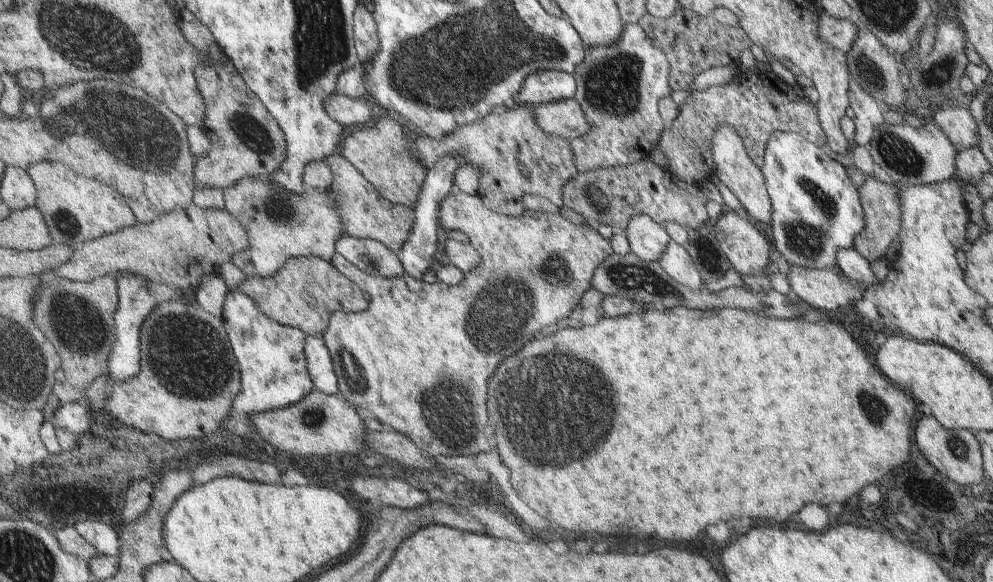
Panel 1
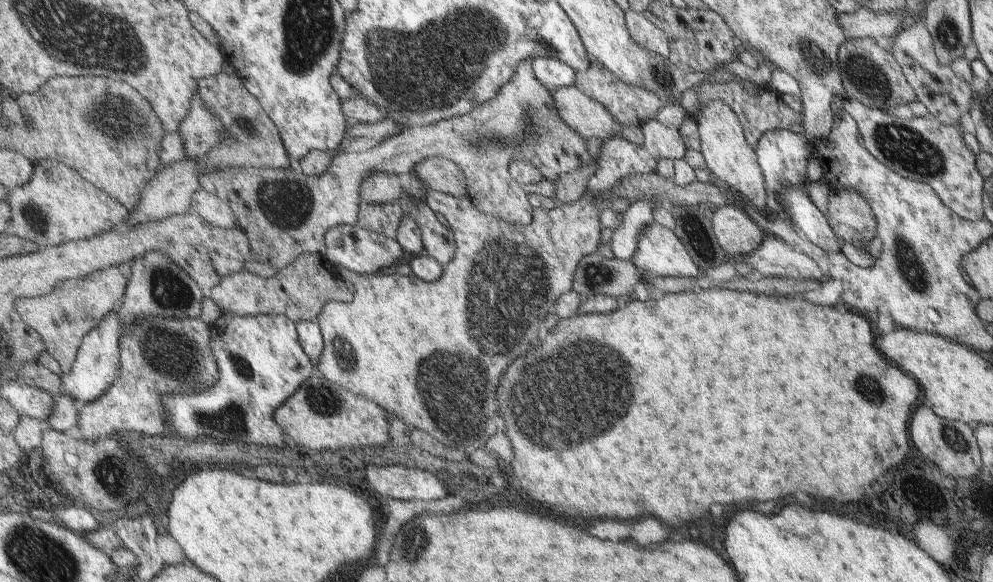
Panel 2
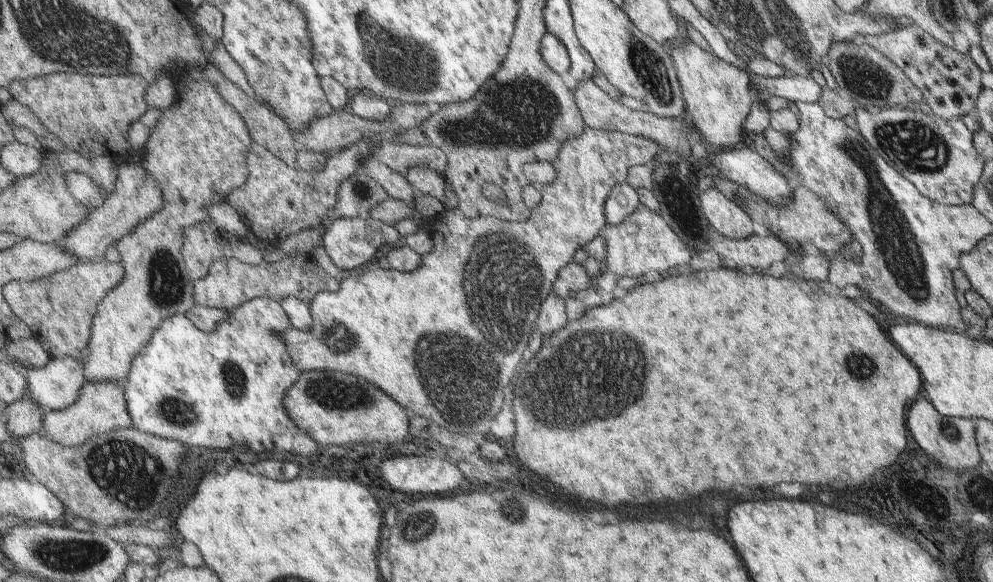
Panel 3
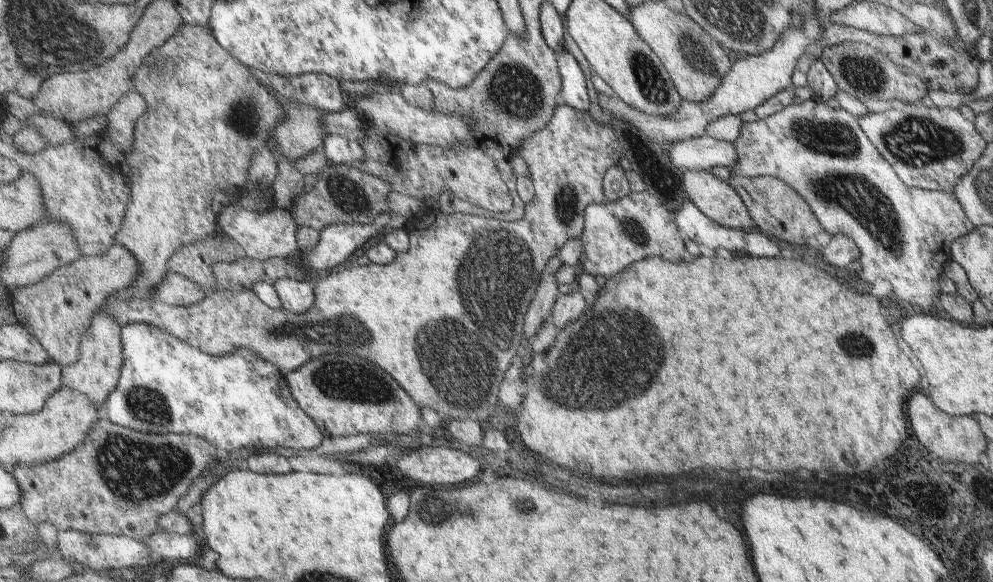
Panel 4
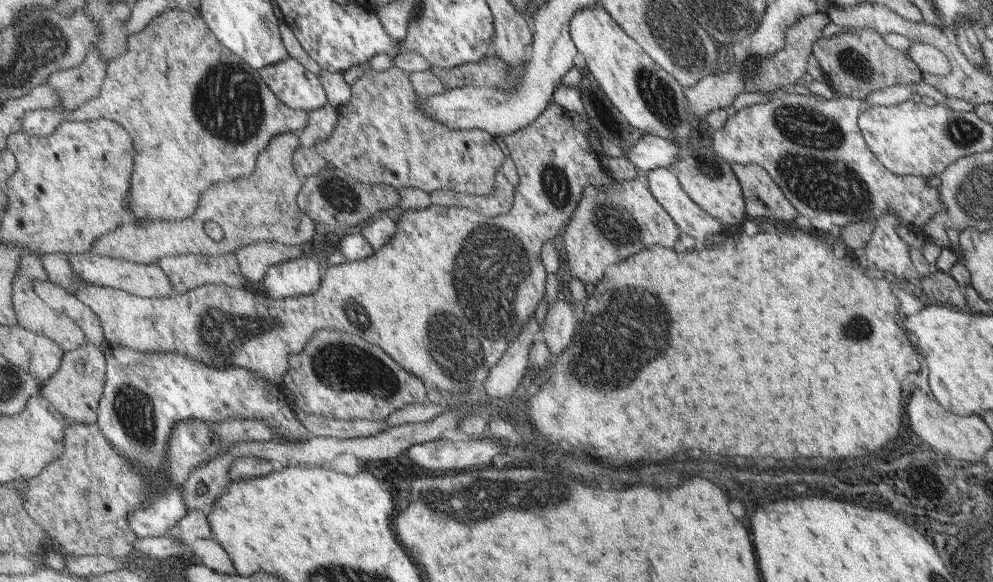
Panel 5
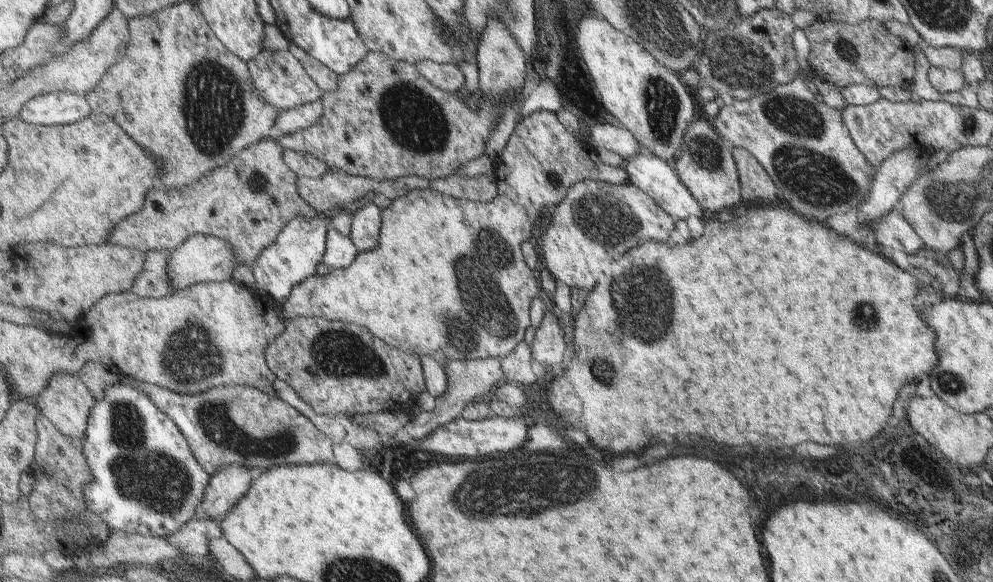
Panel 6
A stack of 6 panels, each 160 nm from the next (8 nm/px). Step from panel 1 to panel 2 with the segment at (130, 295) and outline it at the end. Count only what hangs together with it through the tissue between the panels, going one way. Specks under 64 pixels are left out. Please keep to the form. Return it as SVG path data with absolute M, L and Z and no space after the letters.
M114 311L85 336L81 349L77 352L75 363L72 365L72 370L60 377L62 393L66 392L71 398L75 398L80 406L101 398L101 394L105 394L109 390L109 386L113 386L117 378L120 378L121 366L123 366L123 362L121 362L123 340L119 312Z

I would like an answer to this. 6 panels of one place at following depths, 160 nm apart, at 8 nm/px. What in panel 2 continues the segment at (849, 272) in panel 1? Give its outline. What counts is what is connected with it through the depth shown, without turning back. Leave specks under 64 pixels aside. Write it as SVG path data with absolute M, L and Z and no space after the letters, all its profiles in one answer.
M783 184L773 196L778 211L786 216L798 234L823 252L840 252L841 245L835 240L831 228L827 226L827 220L809 200L804 188Z

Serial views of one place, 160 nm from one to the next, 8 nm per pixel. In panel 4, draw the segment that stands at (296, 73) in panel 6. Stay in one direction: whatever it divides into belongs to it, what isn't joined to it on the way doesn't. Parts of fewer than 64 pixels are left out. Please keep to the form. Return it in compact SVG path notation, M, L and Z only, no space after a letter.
M246 66L246 68L267 88L274 88L309 107L317 107L327 113L333 113L347 109L350 104L339 81L328 74L309 73L301 76L279 76L266 74L258 68L251 68L251 66Z

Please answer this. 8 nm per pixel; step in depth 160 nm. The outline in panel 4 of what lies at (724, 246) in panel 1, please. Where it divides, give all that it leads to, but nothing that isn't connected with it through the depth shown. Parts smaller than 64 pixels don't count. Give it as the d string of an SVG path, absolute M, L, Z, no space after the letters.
M684 170L682 176L682 185L685 189L688 200L695 205L703 214L714 223L727 227L729 229L751 228L751 219L748 210L745 210L743 202L732 186L726 181L721 181L713 177L709 171Z

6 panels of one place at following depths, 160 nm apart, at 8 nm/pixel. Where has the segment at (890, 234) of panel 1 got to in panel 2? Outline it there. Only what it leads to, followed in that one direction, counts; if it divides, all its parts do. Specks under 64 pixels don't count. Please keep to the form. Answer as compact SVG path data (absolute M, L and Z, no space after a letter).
M832 190L827 197L827 226L839 244L850 243L857 250L866 250L875 237L875 220L867 202L855 190Z

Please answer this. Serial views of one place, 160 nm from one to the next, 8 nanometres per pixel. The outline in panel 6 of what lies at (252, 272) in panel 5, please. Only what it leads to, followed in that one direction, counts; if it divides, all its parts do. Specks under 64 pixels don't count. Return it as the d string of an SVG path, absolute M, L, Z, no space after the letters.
M205 235L195 236L189 242L185 242L184 246L179 246L177 250L171 253L169 258L169 282L173 284L175 293L193 286L197 282L226 282L233 278L233 270L240 266L241 262L237 260L237 256L233 254L231 246L227 242L219 240L219 238L209 237Z

